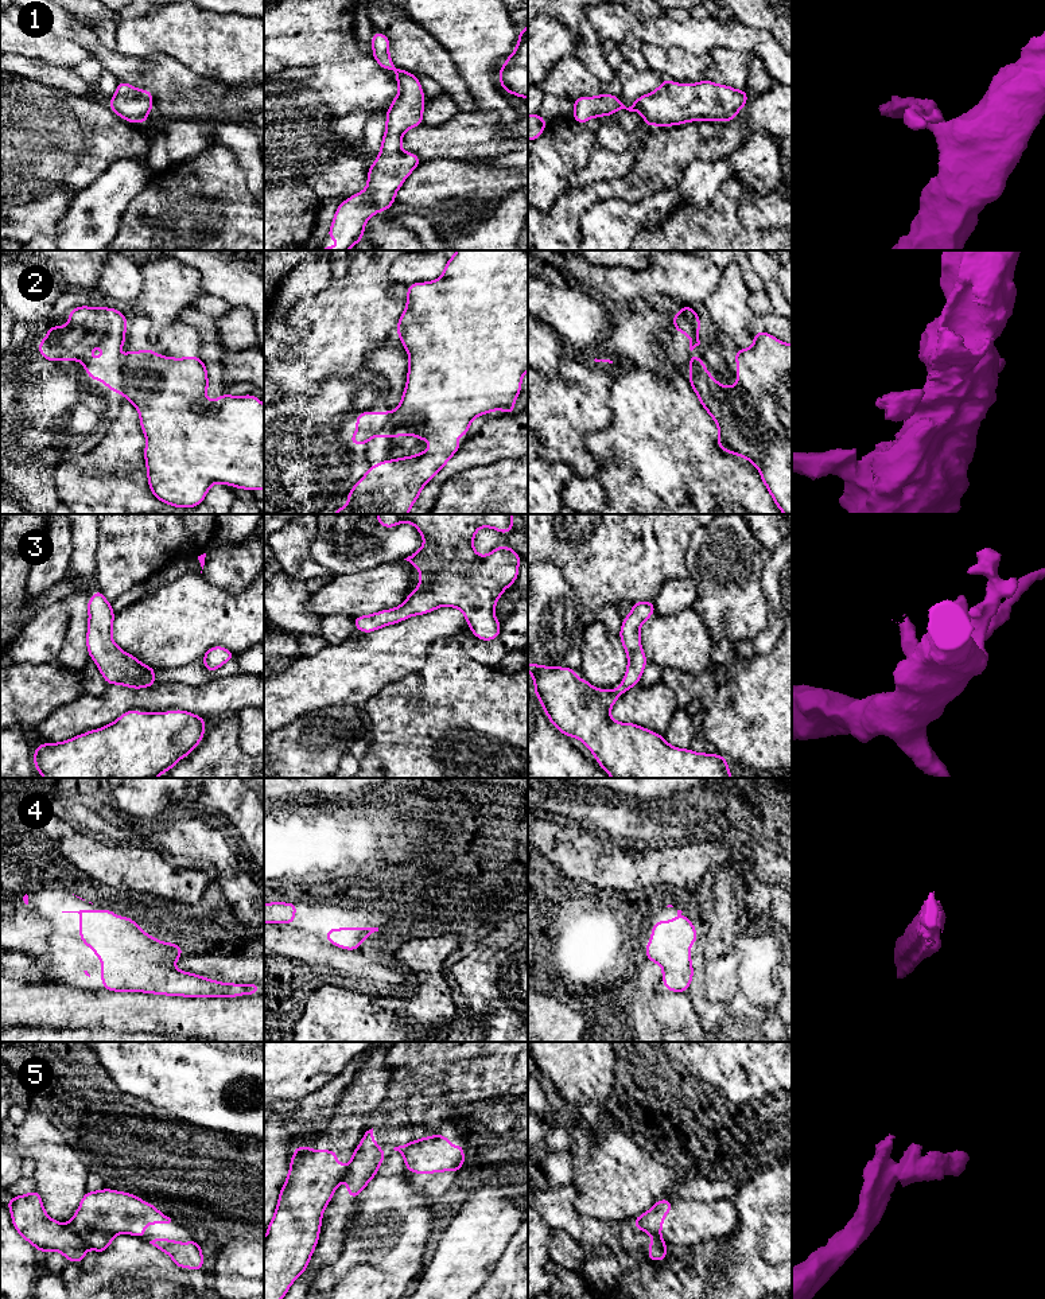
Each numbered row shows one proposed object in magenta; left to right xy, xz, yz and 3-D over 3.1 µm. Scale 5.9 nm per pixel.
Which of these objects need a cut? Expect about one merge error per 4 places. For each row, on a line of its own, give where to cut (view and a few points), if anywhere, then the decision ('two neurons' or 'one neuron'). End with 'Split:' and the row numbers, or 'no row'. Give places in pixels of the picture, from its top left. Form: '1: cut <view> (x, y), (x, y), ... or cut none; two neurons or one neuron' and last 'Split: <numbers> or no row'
1: cut none; one neuron
2: cut xy (125, 357), (125, 376), (121, 392); two neurons
3: cut none; one neuron
4: cut none; one neuron
5: cut xy (70, 1226), (88, 1247); two neurons
Split: 2, 5

